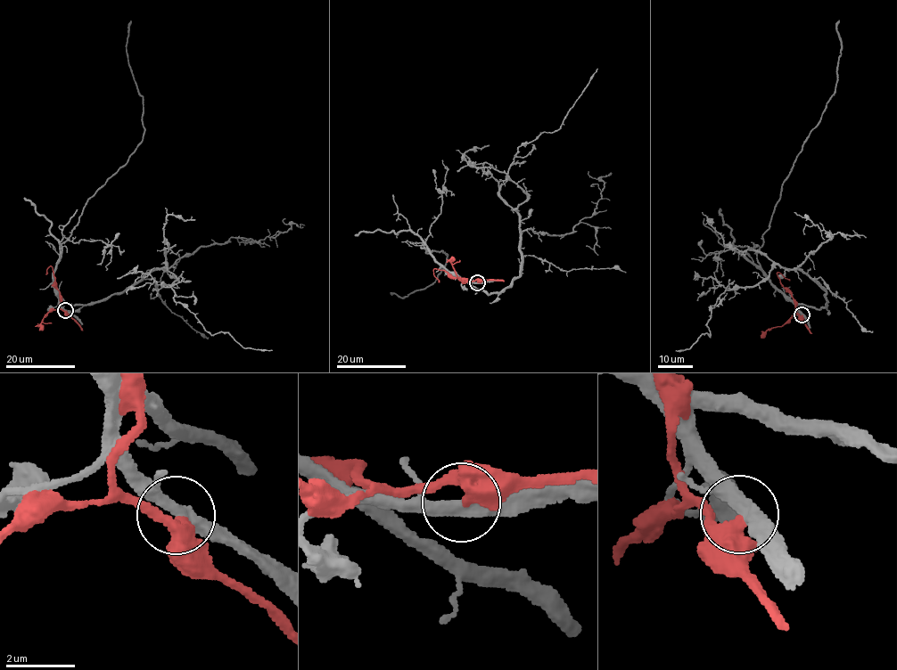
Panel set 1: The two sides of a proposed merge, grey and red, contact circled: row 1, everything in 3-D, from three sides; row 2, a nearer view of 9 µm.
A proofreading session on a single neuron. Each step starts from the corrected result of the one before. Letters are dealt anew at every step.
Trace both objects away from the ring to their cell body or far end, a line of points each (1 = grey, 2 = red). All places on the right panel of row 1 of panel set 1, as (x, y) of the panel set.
1: (802, 314), (799, 304), (827, 306), (826, 295), (777, 265), (753, 286), (724, 291), (710, 336), (676, 350)
2: (802, 314), (798, 316), (795, 300), (777, 274), (780, 273), (789, 280)

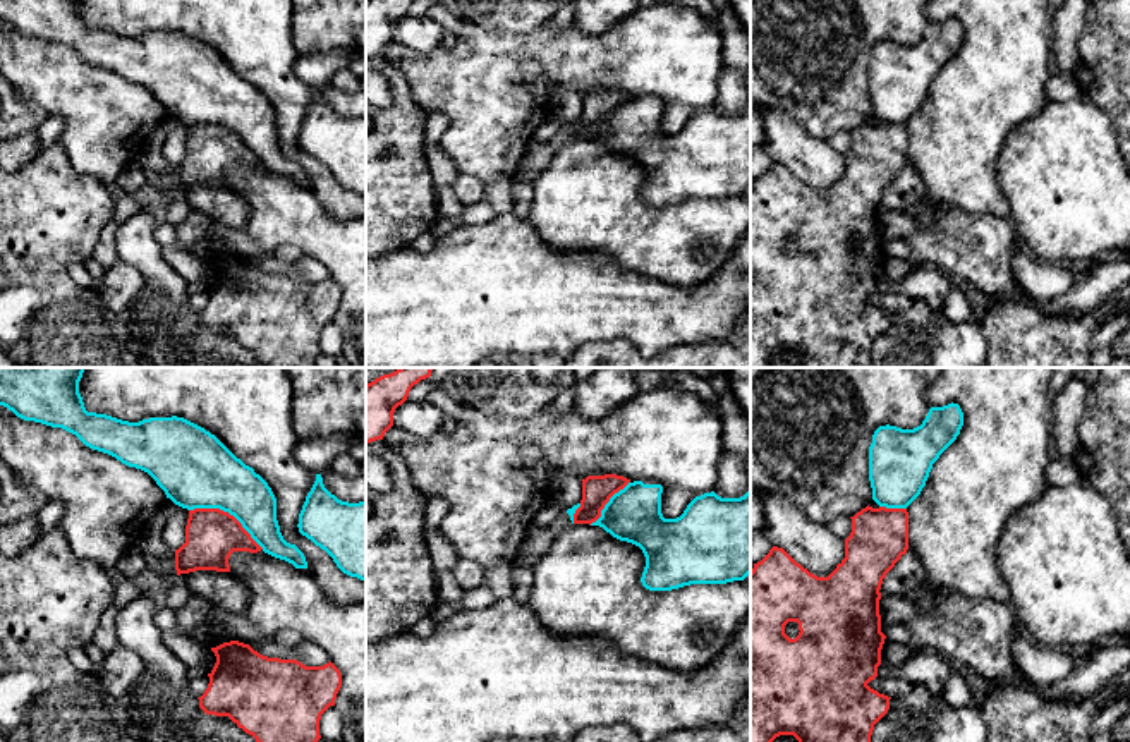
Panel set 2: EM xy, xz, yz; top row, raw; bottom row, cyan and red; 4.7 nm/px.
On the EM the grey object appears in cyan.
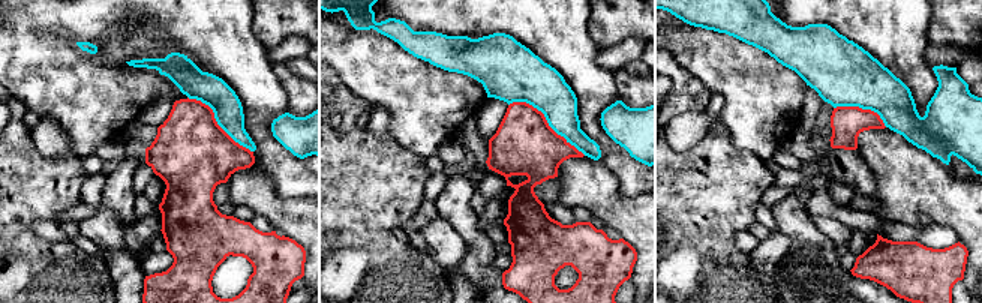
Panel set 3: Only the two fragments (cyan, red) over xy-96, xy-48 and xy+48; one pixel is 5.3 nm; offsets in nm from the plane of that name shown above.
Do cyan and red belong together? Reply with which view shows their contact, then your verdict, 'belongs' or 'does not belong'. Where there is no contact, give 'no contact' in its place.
contact in xy; does not belong

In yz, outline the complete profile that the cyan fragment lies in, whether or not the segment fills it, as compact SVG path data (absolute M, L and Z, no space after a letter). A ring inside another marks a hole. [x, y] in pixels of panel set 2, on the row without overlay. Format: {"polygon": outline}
{"polygon": "M958 19L931 22L920 41L879 41L869 62L872 115L886 124L907 124L922 106L933 79L963 41Z"}

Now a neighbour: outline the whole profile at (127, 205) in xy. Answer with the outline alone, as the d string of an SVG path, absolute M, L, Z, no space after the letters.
M124 194L115 201L110 222L122 223L143 210L141 203L132 194Z

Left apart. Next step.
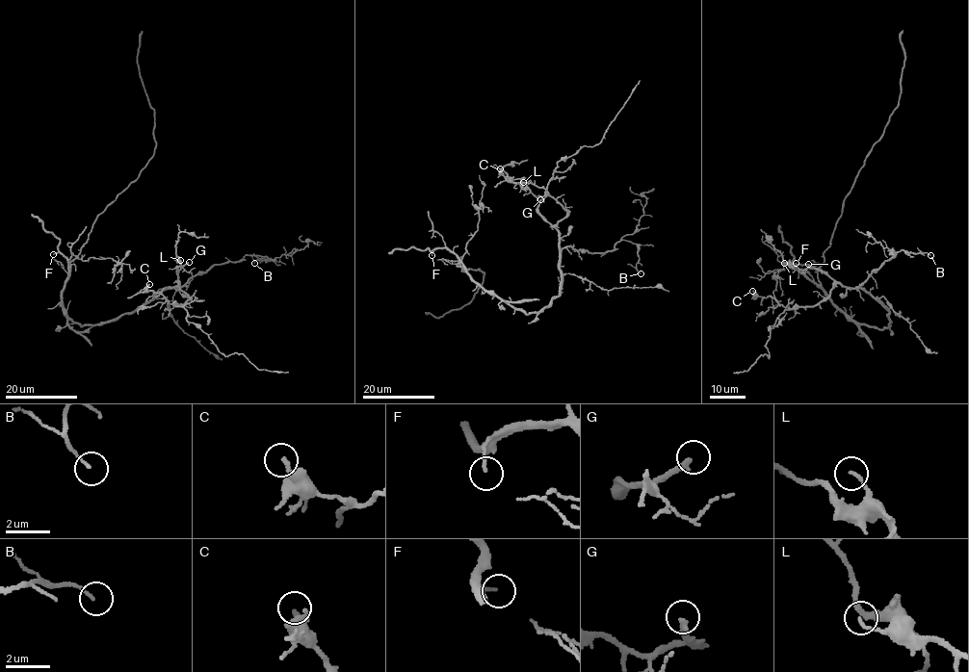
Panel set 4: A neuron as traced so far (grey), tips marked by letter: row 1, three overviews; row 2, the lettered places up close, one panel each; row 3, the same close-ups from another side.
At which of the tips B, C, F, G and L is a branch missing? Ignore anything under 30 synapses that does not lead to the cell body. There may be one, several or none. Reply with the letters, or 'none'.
G

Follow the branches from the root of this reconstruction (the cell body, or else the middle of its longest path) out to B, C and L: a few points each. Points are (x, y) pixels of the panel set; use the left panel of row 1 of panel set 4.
B: (74, 322), (86, 325), (112, 322), (214, 265), (245, 255), (267, 257), (254, 263)
C: (74, 322), (112, 322), (179, 283), (189, 297), (170, 303), (146, 292), (149, 284)
L: (74, 322), (96, 325), (130, 314), (166, 288), (178, 286), (176, 271), (183, 267), (180, 260)

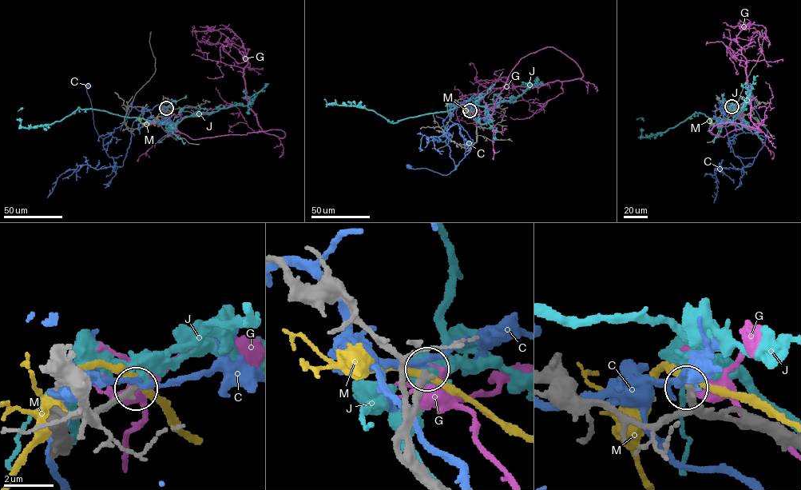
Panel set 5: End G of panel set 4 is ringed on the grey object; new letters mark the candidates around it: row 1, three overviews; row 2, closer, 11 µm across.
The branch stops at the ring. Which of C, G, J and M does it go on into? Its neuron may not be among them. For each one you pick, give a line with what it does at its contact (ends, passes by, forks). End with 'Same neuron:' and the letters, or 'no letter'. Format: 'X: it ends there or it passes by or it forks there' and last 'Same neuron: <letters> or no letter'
Same neuron: no letter

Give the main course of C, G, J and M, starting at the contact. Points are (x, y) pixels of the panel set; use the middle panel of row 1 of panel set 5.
C: (469, 110), (457, 106), (453, 116), (450, 113), (442, 122), (454, 170), (442, 175), (408, 167)
G: (469, 111), (491, 116), (517, 63), (546, 47), (582, 74), (539, 87), (494, 81), (457, 108), (475, 121)
J: (470, 110), (481, 124), (489, 120), (485, 108), (471, 105), (390, 122), (365, 108), (326, 106), (324, 99)
M: (469, 110), (466, 112), (463, 107), (447, 104)

